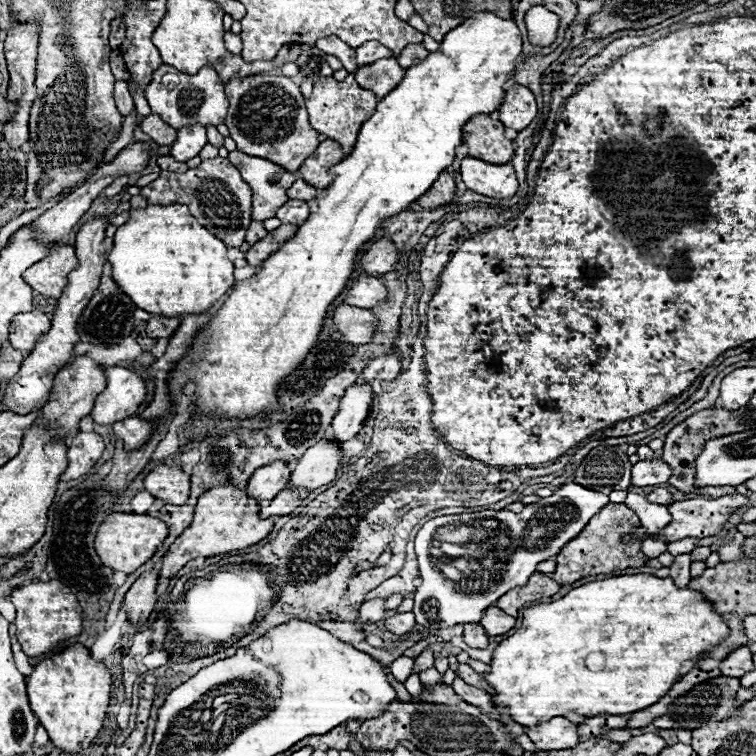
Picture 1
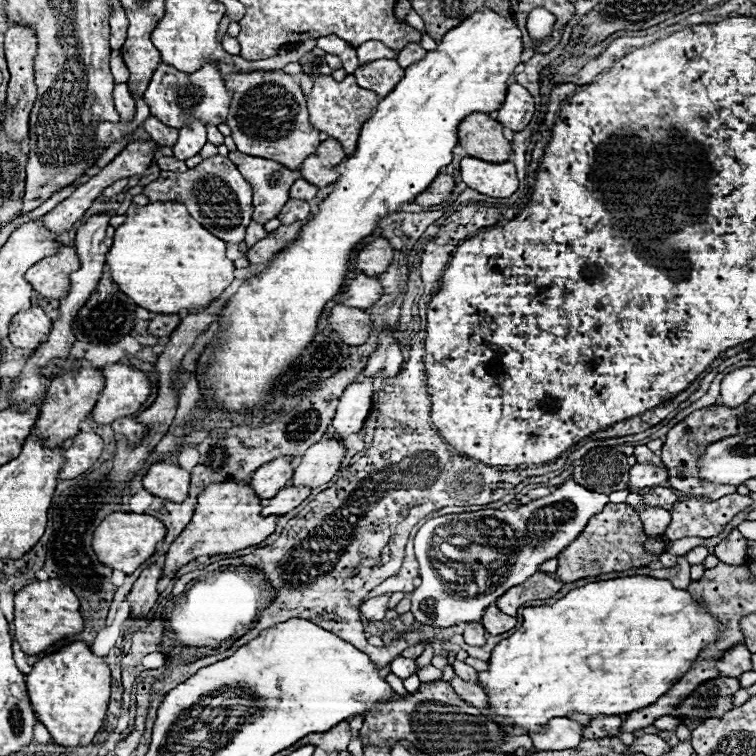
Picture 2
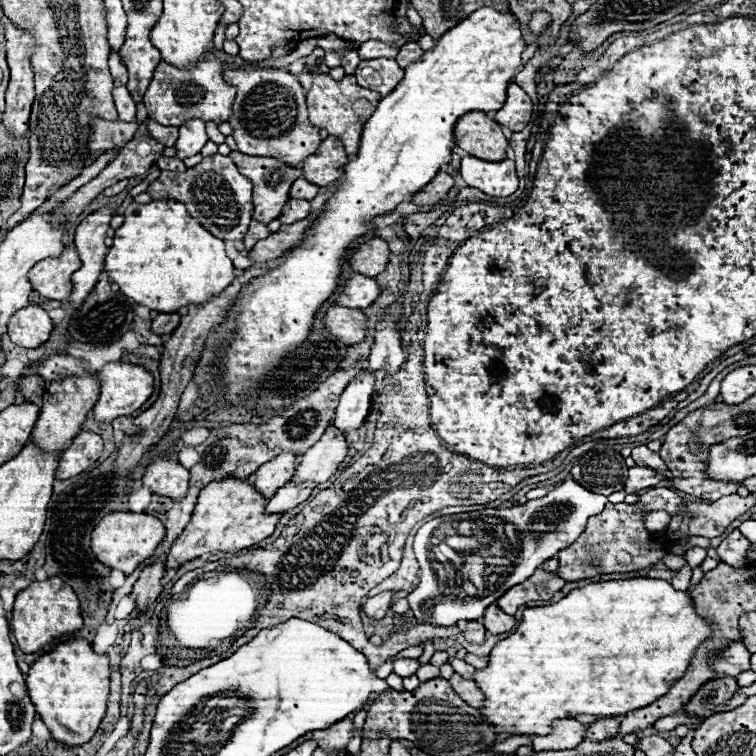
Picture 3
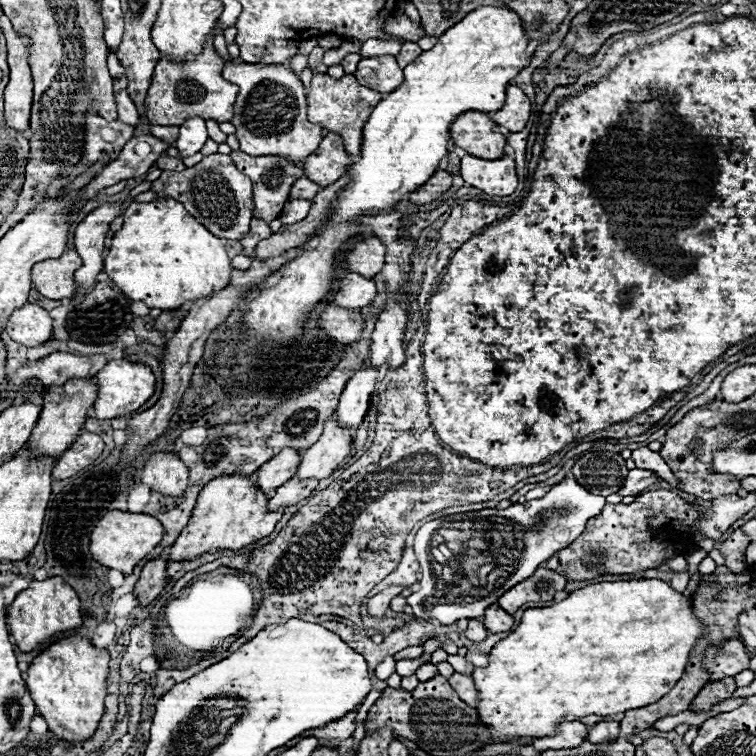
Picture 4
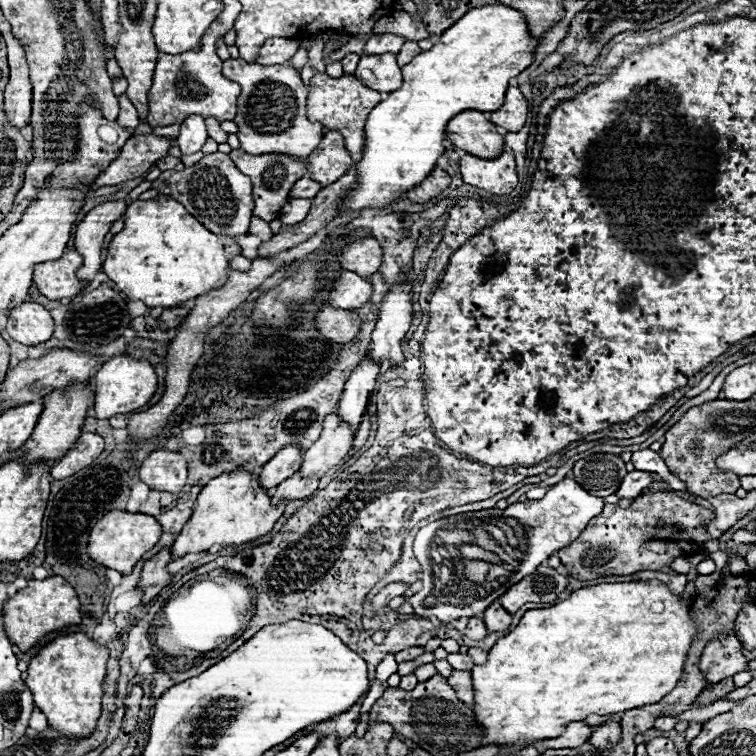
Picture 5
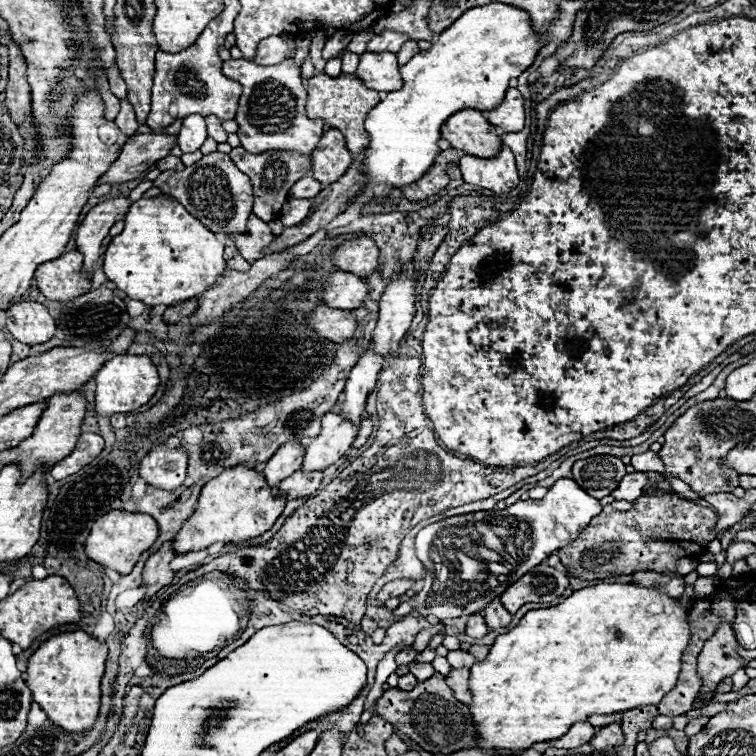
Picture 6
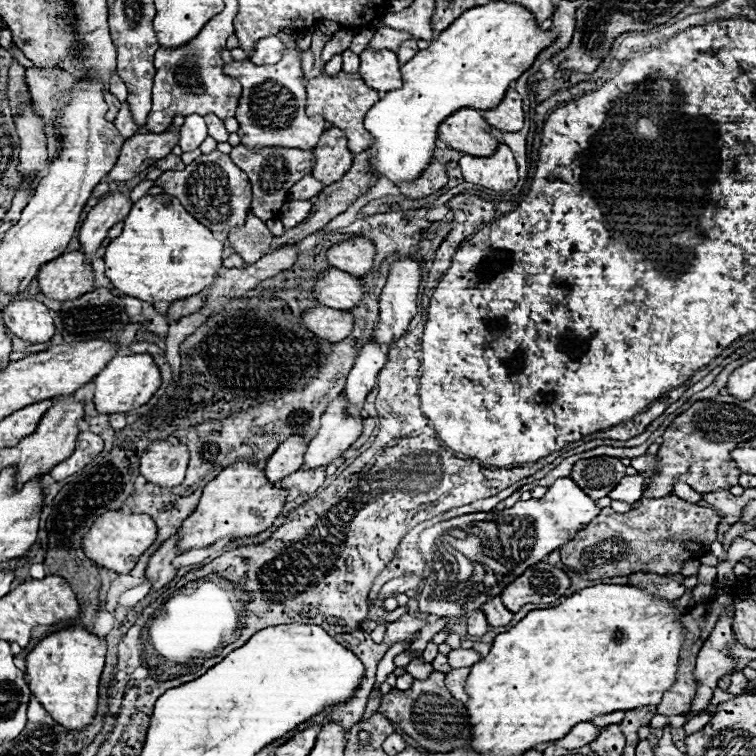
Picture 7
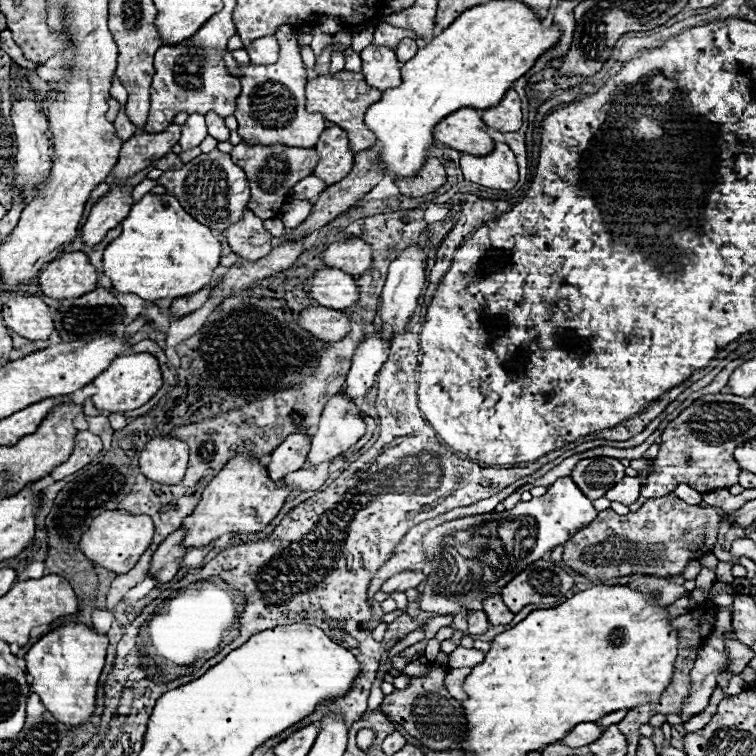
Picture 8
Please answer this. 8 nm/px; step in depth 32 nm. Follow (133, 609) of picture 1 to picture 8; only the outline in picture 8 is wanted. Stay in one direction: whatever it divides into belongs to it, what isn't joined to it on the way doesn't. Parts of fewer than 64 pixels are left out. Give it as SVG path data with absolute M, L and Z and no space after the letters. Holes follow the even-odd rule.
M176 530L172 532L154 552L152 560L150 560L150 576L156 580L156 586L170 582L176 572L178 572L178 564L176 560L180 556L184 556L186 548L182 548L182 538L184 538L184 530Z

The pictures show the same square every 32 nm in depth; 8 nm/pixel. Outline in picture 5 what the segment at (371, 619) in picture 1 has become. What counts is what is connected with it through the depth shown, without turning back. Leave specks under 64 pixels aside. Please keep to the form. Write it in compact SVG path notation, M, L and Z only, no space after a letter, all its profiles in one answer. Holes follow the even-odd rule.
M388 584L386 588L382 588L382 590L372 598L372 610L374 610L376 614L380 614L382 610L386 610L388 602L390 602L394 596L402 596L406 590L408 590L408 584Z

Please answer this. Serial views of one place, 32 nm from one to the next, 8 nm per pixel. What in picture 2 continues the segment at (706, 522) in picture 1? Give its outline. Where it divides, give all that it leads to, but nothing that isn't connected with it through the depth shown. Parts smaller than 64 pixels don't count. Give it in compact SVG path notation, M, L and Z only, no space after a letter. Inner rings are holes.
M728 494L720 500L708 500L708 498L695 497L674 504L672 508L672 522L668 528L660 534L662 540L680 540L688 536L698 538L712 538L718 536L724 526L752 504L750 496L740 494Z

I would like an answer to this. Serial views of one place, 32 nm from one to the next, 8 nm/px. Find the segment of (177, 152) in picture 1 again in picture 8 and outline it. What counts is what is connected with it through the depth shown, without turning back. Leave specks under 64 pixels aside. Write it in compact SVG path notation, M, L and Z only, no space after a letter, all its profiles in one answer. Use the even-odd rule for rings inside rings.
M190 114L186 124L182 126L182 136L180 136L180 146L182 150L192 150L196 148L202 140L206 138L206 124L204 124L204 116L200 114Z

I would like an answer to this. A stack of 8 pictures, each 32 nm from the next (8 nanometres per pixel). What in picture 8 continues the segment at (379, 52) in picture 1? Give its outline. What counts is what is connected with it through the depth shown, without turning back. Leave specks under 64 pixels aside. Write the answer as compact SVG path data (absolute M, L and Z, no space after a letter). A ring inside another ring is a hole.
M380 24L374 32L374 46L388 46L392 50L396 50L396 44L400 44L402 38L416 38L414 32L404 30L404 28L394 28L390 24Z

